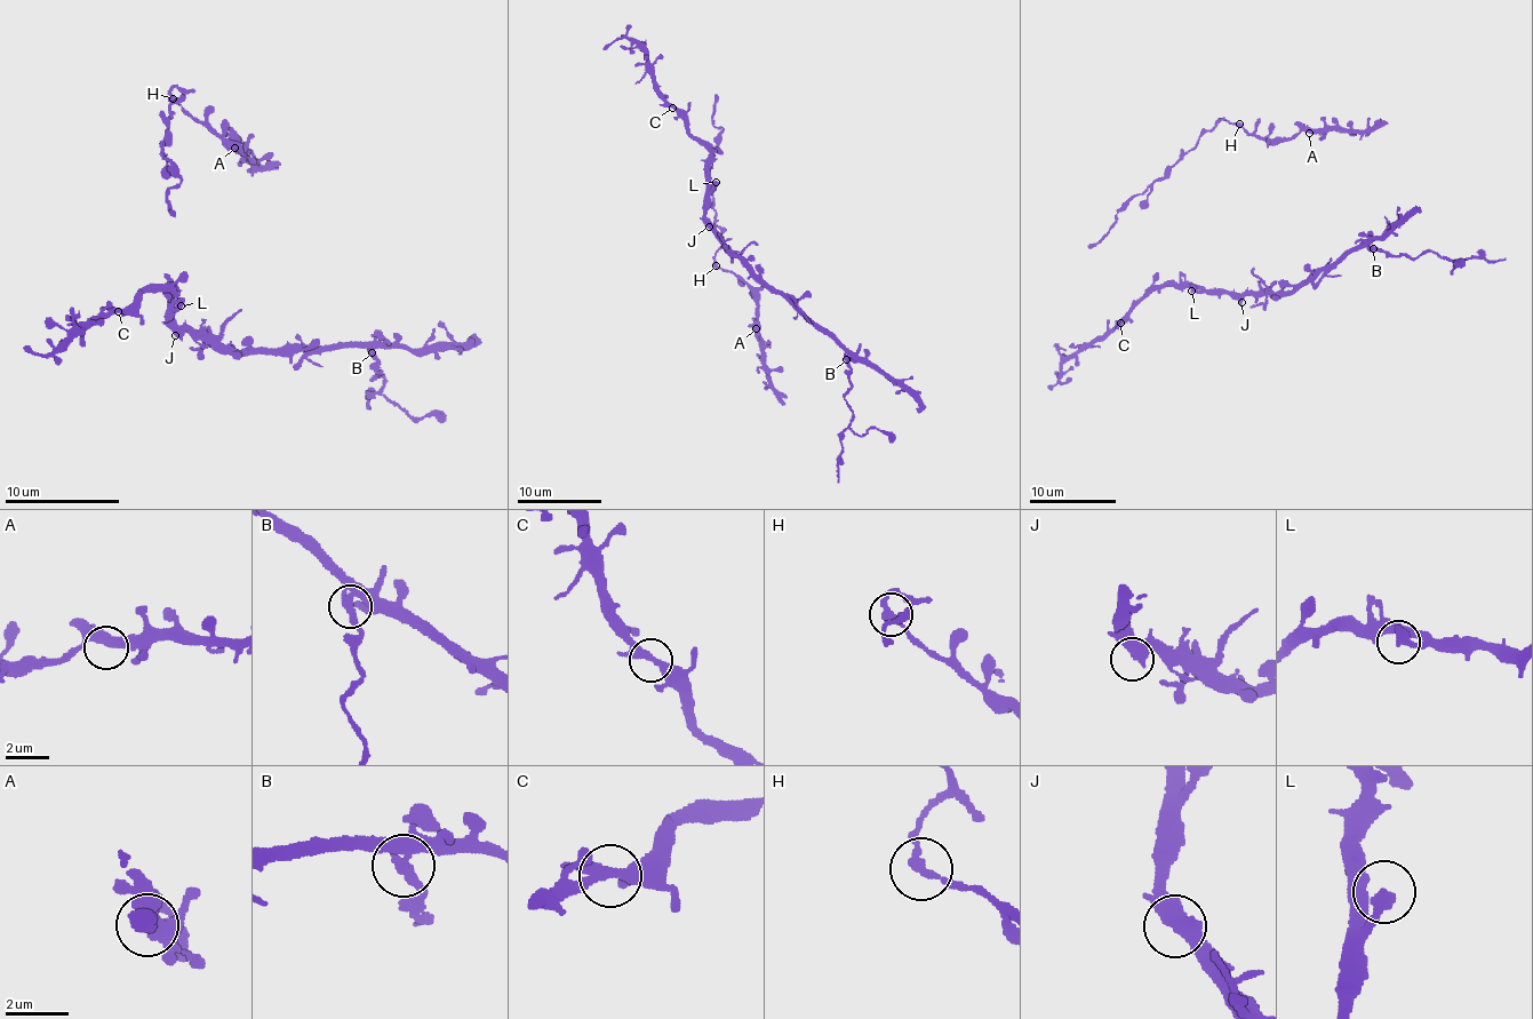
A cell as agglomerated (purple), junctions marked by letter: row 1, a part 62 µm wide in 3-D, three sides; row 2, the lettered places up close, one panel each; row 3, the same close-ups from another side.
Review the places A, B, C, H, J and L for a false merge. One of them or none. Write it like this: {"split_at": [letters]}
{"split_at": ["B"]}

